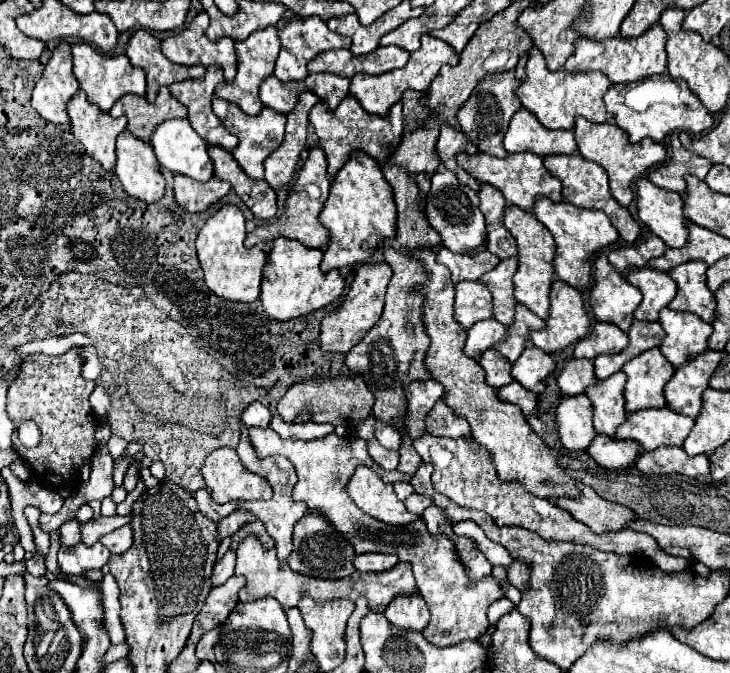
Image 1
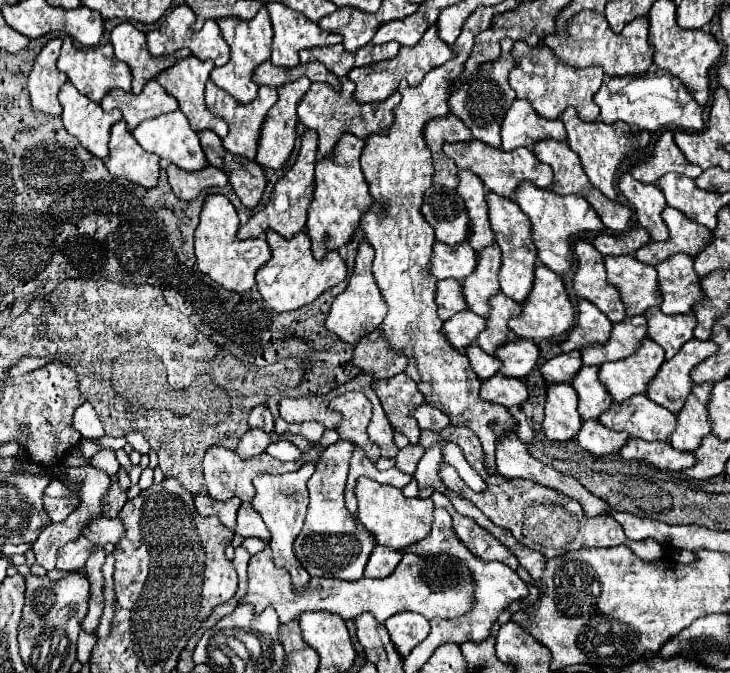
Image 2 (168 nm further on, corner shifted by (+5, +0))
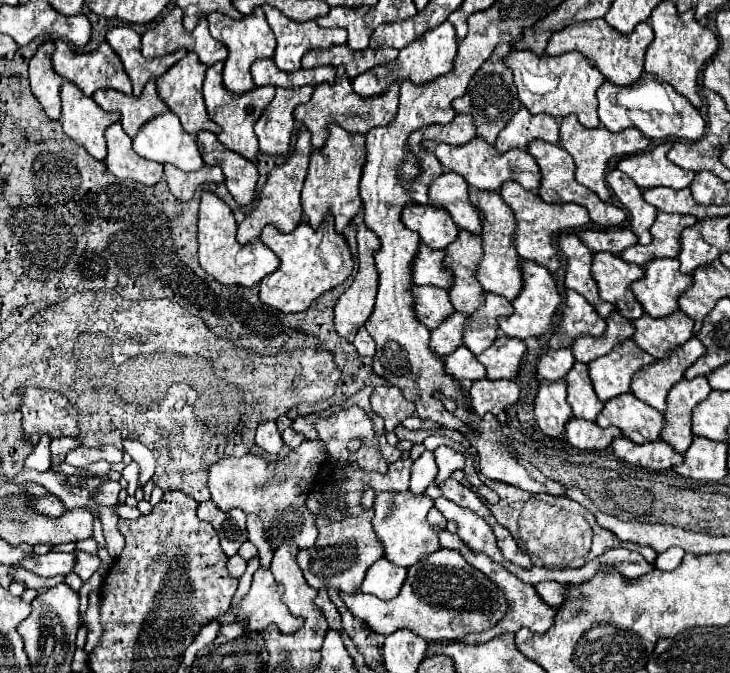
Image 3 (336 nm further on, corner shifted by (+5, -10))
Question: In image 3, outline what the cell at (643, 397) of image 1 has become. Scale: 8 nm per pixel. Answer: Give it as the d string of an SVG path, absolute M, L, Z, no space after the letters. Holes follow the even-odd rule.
M621 340L613 350L587 364L595 394L601 402L607 402L623 392L629 392L631 376L645 364L655 362L651 354L641 350L633 340Z

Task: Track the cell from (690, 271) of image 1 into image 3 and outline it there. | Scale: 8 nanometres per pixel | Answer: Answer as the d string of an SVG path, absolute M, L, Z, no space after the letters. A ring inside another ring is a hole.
M655 258L645 264L645 276L631 284L637 302L649 316L667 316L677 310L677 298L691 284L689 274L679 272L677 258Z

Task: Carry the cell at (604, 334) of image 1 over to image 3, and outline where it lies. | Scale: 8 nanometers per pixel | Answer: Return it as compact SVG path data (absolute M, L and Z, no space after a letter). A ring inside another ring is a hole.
M575 290L565 292L565 304L563 314L557 330L549 338L551 348L563 348L571 346L571 342L579 334L599 336L605 330L605 320L595 312L595 308L589 306L589 302L577 294Z

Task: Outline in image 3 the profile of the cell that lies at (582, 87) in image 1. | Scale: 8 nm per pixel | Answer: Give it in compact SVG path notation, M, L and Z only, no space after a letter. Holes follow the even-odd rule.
M512 50L505 57L505 64L513 70L515 84L519 90L519 100L531 114L551 114L551 116L575 114L583 126L587 128L599 126L595 92L603 82L603 74L593 66L593 62L583 58L581 52L537 58L529 50Z

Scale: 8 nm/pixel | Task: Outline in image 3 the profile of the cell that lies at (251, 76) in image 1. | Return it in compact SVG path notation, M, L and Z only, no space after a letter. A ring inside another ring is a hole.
M255 8L249 16L243 16L239 20L233 20L221 12L211 12L207 14L207 20L209 20L209 30L211 34L223 44L227 46L229 50L229 56L227 56L227 62L225 62L225 70L223 70L223 84L229 92L233 94L245 94L245 92L251 92L255 88L253 84L253 78L251 78L251 64L259 58L271 58L273 52L275 52L275 36L265 20L265 14L261 8Z

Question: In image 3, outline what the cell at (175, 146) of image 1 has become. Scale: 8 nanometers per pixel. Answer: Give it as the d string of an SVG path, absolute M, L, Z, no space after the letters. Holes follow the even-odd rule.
M163 112L159 116L153 116L151 122L145 122L145 126L137 132L133 142L135 142L133 150L145 160L155 160L159 164L173 164L185 172L193 172L203 166L201 154L195 144L195 136L191 136L189 132L183 130L179 118L173 112Z

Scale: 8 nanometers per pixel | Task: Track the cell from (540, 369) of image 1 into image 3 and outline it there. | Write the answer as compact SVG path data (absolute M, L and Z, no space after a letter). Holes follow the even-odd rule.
M501 336L497 338L485 352L477 356L477 360L485 366L487 378L515 378L519 370L521 356L525 352L523 340Z

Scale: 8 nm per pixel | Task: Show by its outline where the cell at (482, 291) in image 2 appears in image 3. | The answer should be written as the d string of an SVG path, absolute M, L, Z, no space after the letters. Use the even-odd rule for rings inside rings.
M459 230L455 242L445 248L443 266L453 272L453 286L449 290L449 300L457 312L473 314L483 302L483 288L475 282L475 262L479 262L479 236L467 230Z

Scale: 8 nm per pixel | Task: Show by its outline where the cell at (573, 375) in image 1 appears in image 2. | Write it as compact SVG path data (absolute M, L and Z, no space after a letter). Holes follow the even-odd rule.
M569 352L569 354L559 354L551 360L547 360L541 366L541 374L549 384L561 384L561 382L573 382L577 372L581 370L581 352Z

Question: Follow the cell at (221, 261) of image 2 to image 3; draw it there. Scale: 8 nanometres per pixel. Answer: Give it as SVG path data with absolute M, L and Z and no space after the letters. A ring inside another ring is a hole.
M203 190L199 204L199 262L203 270L225 286L255 286L259 280L263 280L263 276L277 270L279 258L259 238L249 244L239 244L235 240L235 230L237 222L231 208L217 194Z

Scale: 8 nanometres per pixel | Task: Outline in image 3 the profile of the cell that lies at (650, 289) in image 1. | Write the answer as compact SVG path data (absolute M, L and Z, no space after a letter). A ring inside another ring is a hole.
M597 252L593 254L591 276L599 286L599 294L605 302L611 302L621 316L635 320L643 314L643 308L631 292L631 282L643 276L643 268L637 264L627 264L615 254Z

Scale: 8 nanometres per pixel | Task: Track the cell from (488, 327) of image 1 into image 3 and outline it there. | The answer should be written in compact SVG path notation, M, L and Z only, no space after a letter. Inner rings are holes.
M461 312L447 316L435 330L431 330L429 348L439 356L451 354L449 350L455 350L455 346L463 344L463 322L467 322L467 316Z

